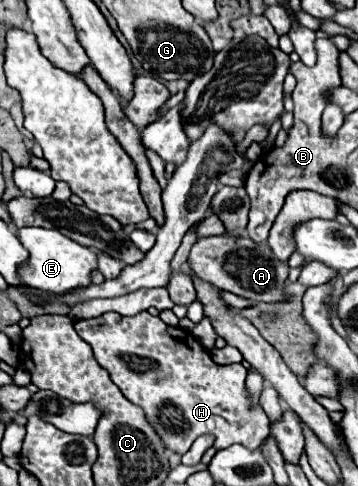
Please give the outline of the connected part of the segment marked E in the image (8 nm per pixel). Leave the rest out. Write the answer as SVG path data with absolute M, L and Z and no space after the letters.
M21 228L17 236L31 254L27 266L19 272L23 282L29 284L31 288L37 288L47 294L63 296L79 288L87 288L91 284L91 272L97 270L95 250L75 244L71 238L61 236L55 230L45 230L45 228Z

